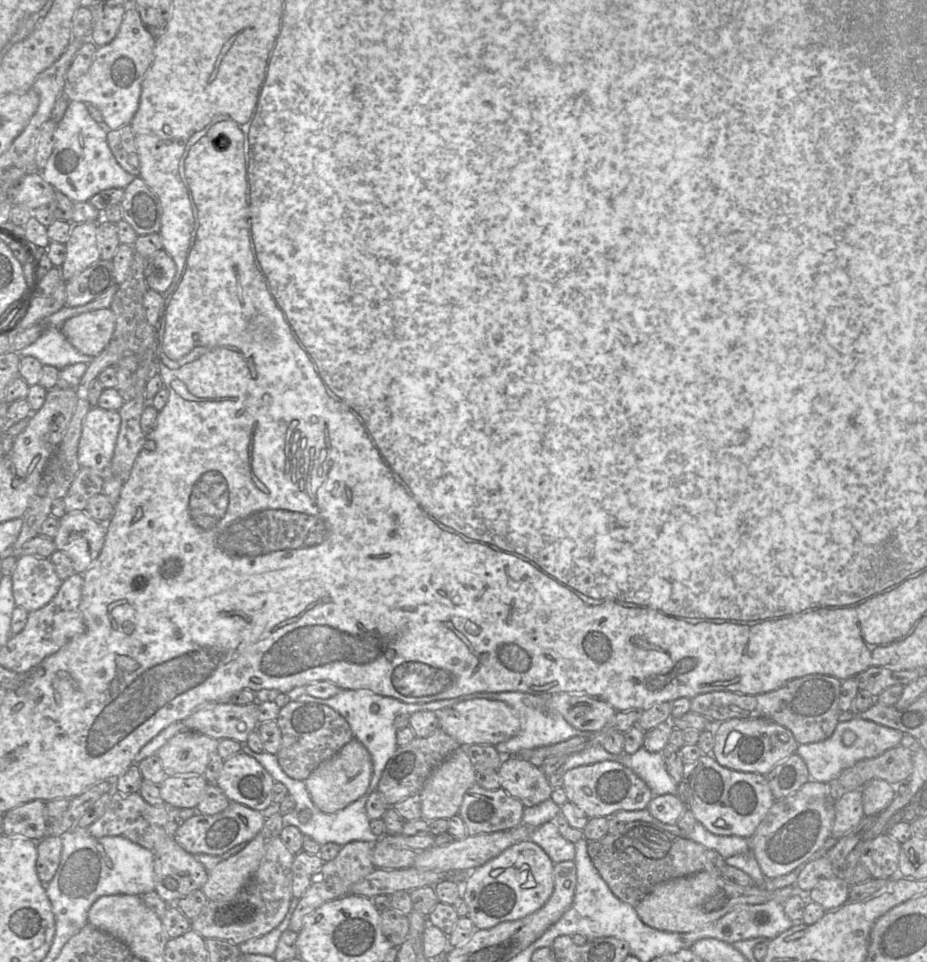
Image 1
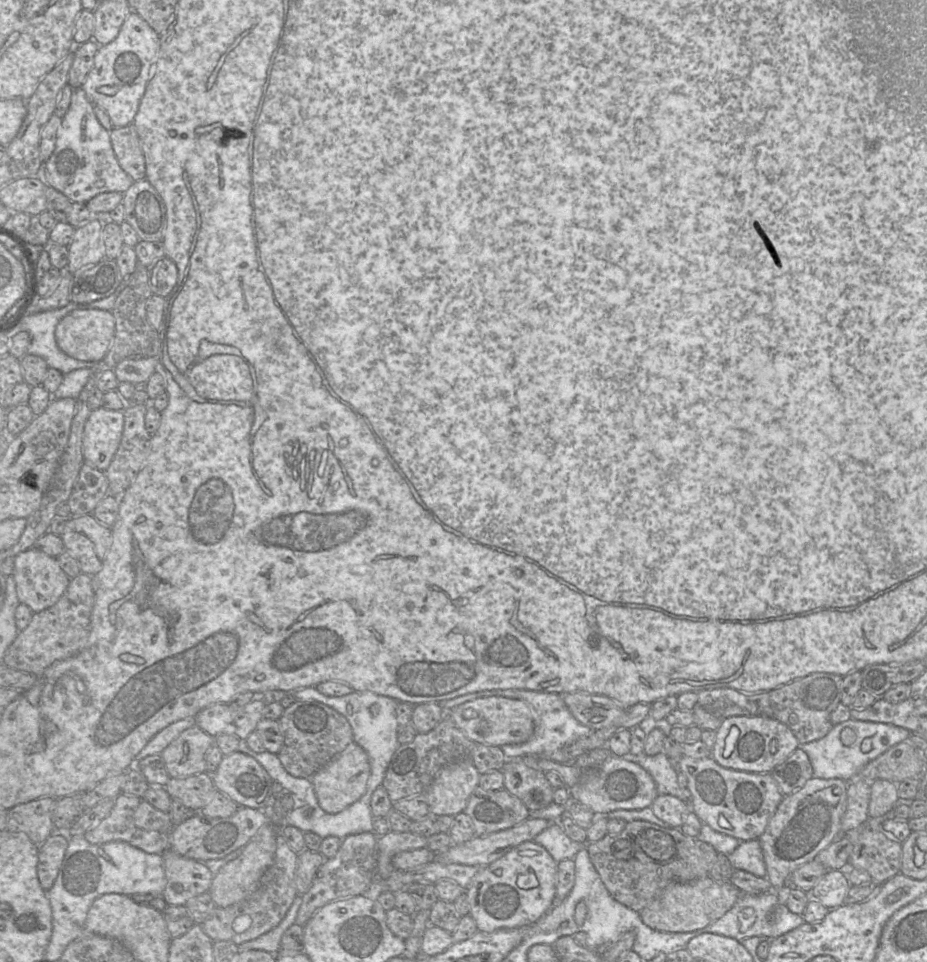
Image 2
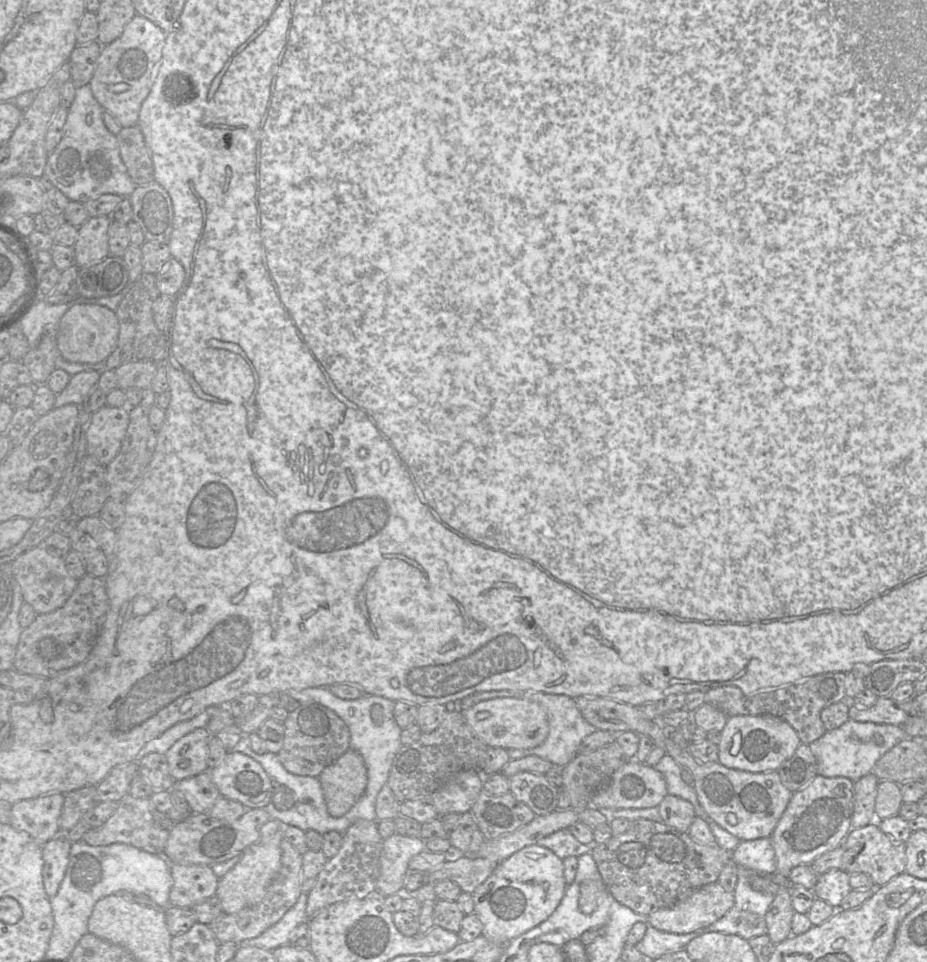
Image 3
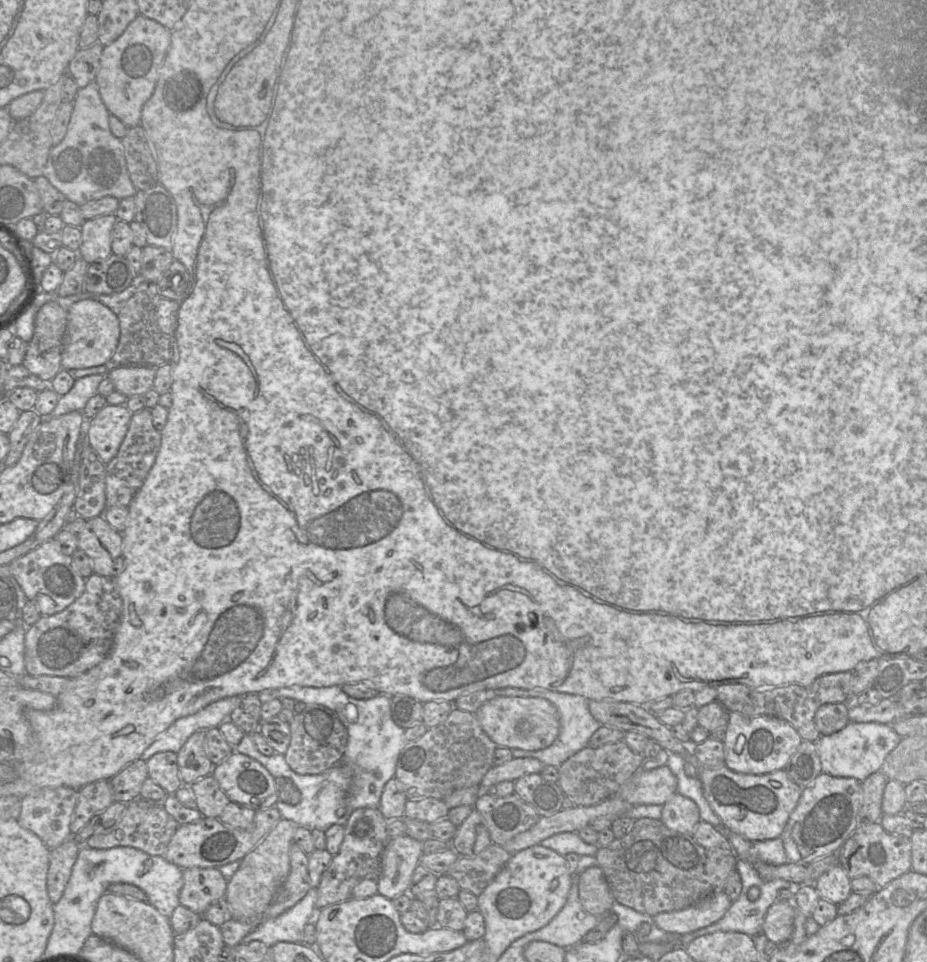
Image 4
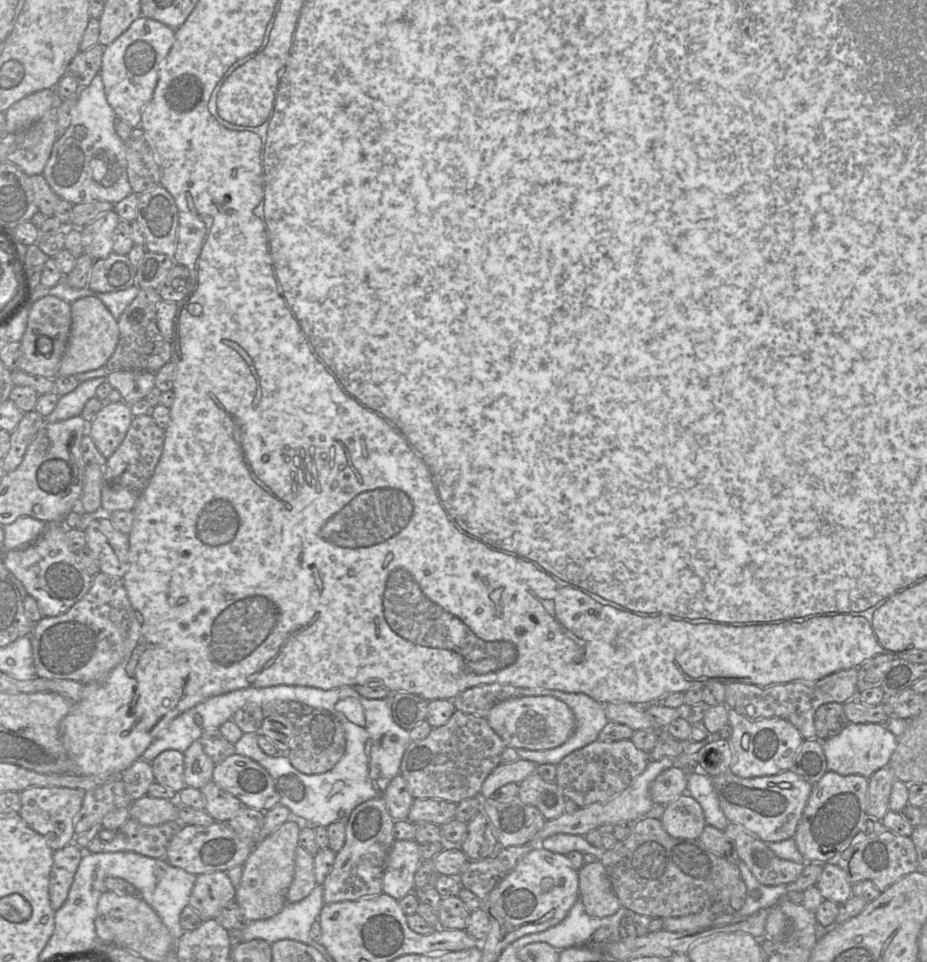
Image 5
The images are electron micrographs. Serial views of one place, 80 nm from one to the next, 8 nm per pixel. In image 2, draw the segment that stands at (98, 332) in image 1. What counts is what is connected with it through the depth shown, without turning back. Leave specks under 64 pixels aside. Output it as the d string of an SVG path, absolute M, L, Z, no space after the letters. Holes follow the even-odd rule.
M75 309L63 317L55 330L58 347L80 361L100 362L115 335L115 318L111 311Z

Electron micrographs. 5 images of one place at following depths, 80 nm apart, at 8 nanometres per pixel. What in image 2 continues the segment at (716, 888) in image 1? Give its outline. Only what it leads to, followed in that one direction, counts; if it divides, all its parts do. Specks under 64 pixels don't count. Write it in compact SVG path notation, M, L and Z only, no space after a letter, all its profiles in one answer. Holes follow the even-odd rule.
M710 876L690 882L672 883L639 911L645 925L661 932L692 932L702 929L729 911L742 892L731 883L718 882Z

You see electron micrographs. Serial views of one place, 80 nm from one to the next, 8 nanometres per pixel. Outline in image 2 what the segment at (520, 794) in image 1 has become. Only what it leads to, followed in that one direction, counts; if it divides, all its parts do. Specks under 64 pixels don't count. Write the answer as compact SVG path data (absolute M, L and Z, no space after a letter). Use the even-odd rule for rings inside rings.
M506 759L502 768L504 788L519 798L530 811L545 808L553 802L555 788L545 777L545 773L528 767L521 759Z

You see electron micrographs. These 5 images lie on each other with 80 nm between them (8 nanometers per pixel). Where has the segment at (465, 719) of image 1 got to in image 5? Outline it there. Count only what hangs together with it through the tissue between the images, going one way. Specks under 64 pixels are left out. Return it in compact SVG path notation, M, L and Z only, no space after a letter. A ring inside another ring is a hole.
M524 696L496 704L486 717L491 728L507 748L531 751L548 750L562 745L575 729L575 716L569 706L552 696Z

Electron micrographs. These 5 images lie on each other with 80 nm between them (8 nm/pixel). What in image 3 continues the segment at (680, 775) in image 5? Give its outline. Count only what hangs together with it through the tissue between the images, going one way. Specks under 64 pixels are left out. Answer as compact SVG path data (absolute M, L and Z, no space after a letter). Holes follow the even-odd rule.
M629 758L613 773L611 779L591 797L590 806L599 811L652 808L658 807L666 795L668 792L664 776L654 767L640 763L635 758Z

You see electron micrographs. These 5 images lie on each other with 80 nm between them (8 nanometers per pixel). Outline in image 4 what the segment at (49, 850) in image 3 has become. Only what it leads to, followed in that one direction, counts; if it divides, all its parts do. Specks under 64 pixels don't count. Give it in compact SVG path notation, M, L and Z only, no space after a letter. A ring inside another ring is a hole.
M72 837L50 850L50 862L47 872L47 892L54 905L63 896L70 879L72 868L77 860L80 845Z

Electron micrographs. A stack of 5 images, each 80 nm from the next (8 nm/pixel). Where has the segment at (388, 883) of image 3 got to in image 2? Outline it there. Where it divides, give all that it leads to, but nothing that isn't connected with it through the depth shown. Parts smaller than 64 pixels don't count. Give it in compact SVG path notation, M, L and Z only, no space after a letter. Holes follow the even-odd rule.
M393 832L378 838L378 879L387 879L395 870L392 864L392 858L395 854L413 849L420 849L427 847L428 838L417 835L411 832Z

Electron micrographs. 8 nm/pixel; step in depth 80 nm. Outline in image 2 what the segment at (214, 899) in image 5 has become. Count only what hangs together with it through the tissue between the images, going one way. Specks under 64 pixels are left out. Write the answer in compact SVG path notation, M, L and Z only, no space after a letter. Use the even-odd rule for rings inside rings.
M170 848L161 855L167 880L162 897L168 906L184 906L189 899L209 891L214 875L203 862L183 857Z

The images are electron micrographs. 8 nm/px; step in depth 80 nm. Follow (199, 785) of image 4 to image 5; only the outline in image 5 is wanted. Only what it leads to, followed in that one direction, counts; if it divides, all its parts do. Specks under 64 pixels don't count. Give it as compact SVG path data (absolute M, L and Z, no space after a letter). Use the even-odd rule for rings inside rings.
M210 781L200 789L205 797L205 811L216 822L227 823L243 807L239 799Z

